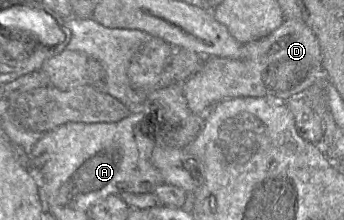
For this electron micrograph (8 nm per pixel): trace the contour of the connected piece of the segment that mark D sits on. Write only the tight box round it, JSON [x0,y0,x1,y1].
[183,19,323,116]

